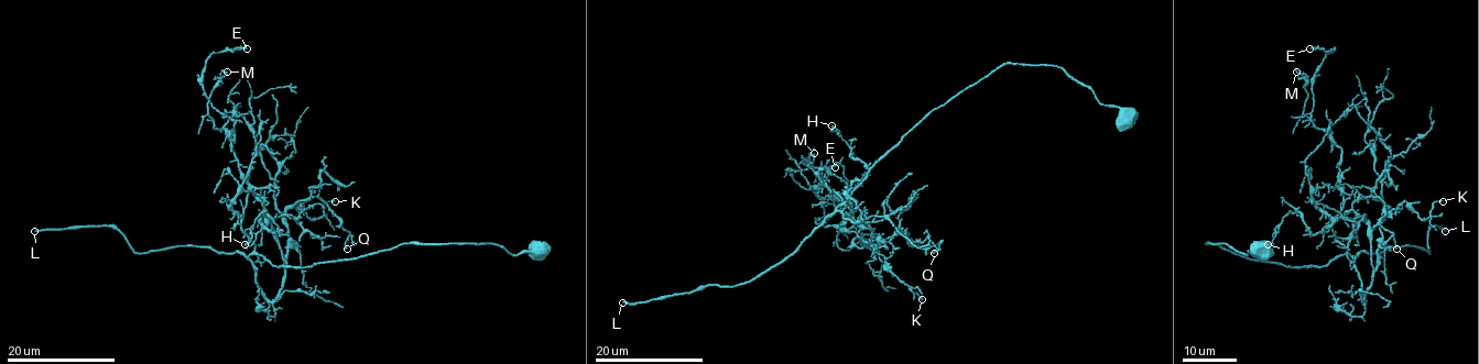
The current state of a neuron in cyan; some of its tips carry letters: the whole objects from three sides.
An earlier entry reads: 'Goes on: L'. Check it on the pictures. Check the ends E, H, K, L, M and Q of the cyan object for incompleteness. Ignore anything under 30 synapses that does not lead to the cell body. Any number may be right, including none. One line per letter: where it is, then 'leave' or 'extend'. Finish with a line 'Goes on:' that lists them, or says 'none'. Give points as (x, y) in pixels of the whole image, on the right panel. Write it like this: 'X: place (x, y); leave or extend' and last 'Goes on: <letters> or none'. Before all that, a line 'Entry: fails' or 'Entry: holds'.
Entry: holds
E: place (1309, 48); leave
H: place (1268, 244); leave
K: place (1443, 201); leave
L: place (1445, 231); extend
M: place (1296, 72); leave
Q: place (1396, 249); leave
Goes on: L

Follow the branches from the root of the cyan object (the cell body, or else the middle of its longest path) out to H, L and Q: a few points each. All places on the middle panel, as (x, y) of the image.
H: (1127, 119), (1061, 67), (1003, 63), (869, 169), (841, 211), (872, 230), (847, 199), (868, 169), (832, 125)
L: (1127, 119), (1061, 67), (1003, 63), (931, 110), (776, 264), (735, 286), (706, 285), (645, 302), (622, 302)
Q: (1127, 119), (1061, 67), (1018, 63), (931, 110), (841, 211), (872, 230), (872, 244), (927, 238), (934, 253)

